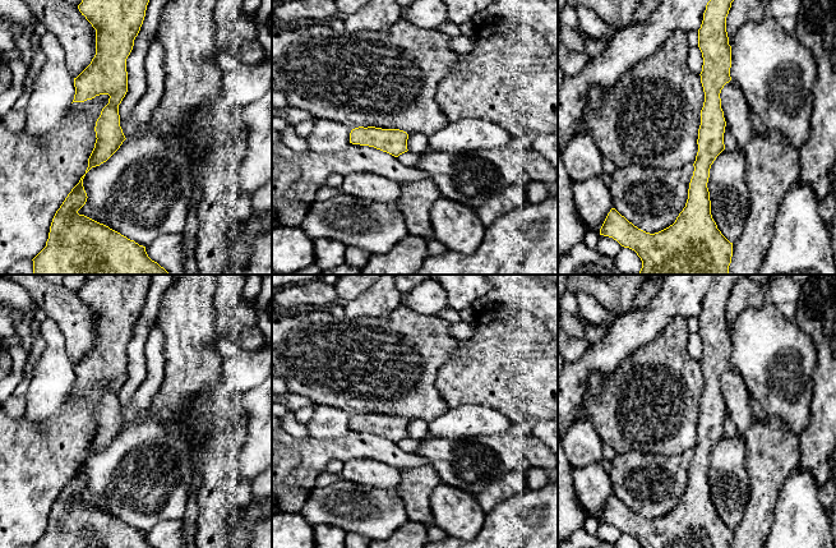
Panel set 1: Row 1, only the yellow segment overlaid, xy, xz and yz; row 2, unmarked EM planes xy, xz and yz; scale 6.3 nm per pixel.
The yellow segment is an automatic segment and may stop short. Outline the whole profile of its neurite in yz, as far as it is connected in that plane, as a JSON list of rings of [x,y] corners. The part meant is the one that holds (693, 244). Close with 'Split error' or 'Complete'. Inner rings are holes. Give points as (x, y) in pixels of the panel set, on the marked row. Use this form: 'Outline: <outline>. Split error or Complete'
Outline: [[[710,0],[698,29],[698,47],[703,57],[699,75],[705,102],[701,110],[701,125],[698,129],[698,152],[693,164],[694,171],[689,183],[685,207],[673,225],[655,234],[638,229],[615,208],[610,209],[600,229],[600,235],[613,238],[622,247],[637,253],[642,261],[642,268],[638,275],[729,275],[733,243],[721,234],[712,218],[707,183],[711,165],[725,149],[724,133],[726,121],[721,109],[720,93],[724,86],[731,80],[731,46],[729,45],[726,32],[726,17],[733,1]]]. Complete

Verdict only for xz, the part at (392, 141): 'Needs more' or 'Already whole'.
Already whole

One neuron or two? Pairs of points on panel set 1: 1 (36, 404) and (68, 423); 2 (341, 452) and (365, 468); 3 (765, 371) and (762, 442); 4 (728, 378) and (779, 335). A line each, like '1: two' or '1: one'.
1: two
2: two
3: two
4: two

